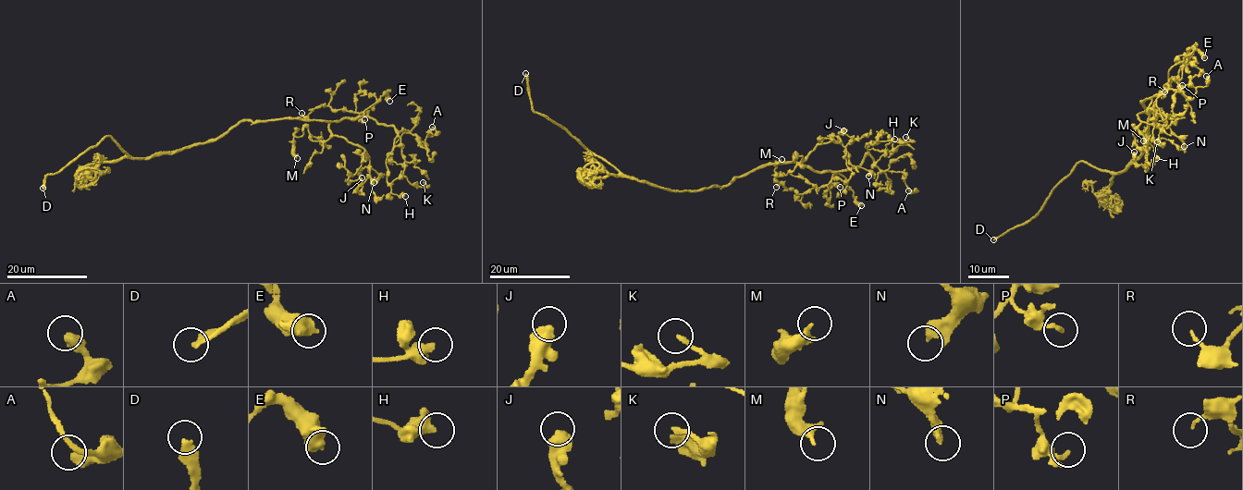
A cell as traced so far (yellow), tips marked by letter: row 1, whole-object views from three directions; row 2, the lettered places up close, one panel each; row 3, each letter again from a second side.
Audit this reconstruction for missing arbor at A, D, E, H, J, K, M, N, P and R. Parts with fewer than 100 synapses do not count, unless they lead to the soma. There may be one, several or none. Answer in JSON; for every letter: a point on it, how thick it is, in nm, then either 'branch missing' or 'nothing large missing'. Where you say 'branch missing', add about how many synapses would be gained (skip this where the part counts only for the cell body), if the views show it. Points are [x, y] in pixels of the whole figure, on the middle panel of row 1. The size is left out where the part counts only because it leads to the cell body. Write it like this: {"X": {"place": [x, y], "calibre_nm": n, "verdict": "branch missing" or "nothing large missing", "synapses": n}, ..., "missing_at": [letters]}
{"A": {"place": [908, 190], "calibre_nm": 480, "verdict": "nothing large missing"}, "D": {"place": [525, 73], "calibre_nm": 320, "verdict": "branch missing"}, "E": {"place": [861, 205], "calibre_nm": 700, "verdict": "nothing large missing"}, "H": {"place": [894, 139], "calibre_nm": 500, "verdict": "nothing large missing"}, "J": {"place": [843, 130], "calibre_nm": 650, "verdict": "nothing large missing"}, "K": {"place": [905, 137], "calibre_nm": 200, "verdict": "nothing large missing"}, "M": {"place": [781, 159], "calibre_nm": 180, "verdict": "nothing large missing"}, "N": {"place": [868, 176], "calibre_nm": 400, "verdict": "nothing large missing"}, "P": {"place": [840, 187], "calibre_nm": 180, "verdict": "nothing large missing"}, "R": {"place": [776, 187], "calibre_nm": 120, "verdict": "nothing large missing"}, "missing_at": ["D"]}

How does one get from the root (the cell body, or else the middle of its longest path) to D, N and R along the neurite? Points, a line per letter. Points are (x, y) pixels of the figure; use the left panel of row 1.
D: (218, 139), (141, 158), (127, 156), (115, 140), (106, 136), (57, 172), (48, 174), (43, 188)
N: (218, 139), (246, 120), (326, 121), (329, 132), (363, 147), (369, 166), (378, 175), (374, 182)
R: (218, 139), (246, 120), (330, 121), (363, 116), (361, 112), (321, 105), (307, 116), (301, 113)

